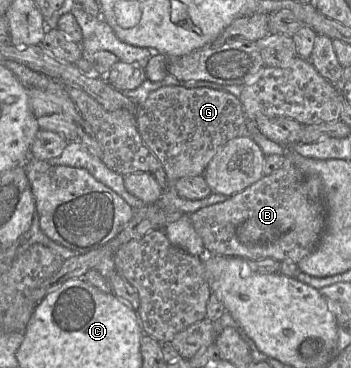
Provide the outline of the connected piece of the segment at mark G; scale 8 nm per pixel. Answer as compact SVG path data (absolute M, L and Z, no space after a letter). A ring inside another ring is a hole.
M164 86L151 92L144 102L138 103L137 127L144 144L161 162L168 180L165 194L171 194L178 179L202 175L227 141L247 135L247 117L240 99L228 92L206 87Z

